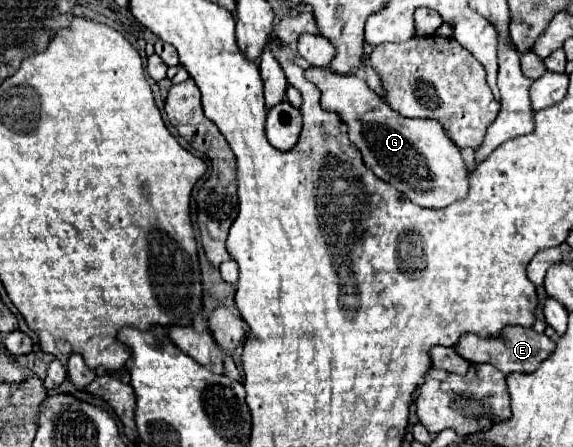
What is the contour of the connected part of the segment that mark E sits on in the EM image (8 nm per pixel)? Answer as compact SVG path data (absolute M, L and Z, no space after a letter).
M507 327L505 333L501 335L501 339L481 339L477 335L463 335L461 341L455 345L457 353L461 357L465 357L471 363L489 363L493 367L497 367L499 371L503 371L505 375L511 373L533 373L551 353L553 353L555 343L545 337L535 333L533 329L521 329L521 327Z

